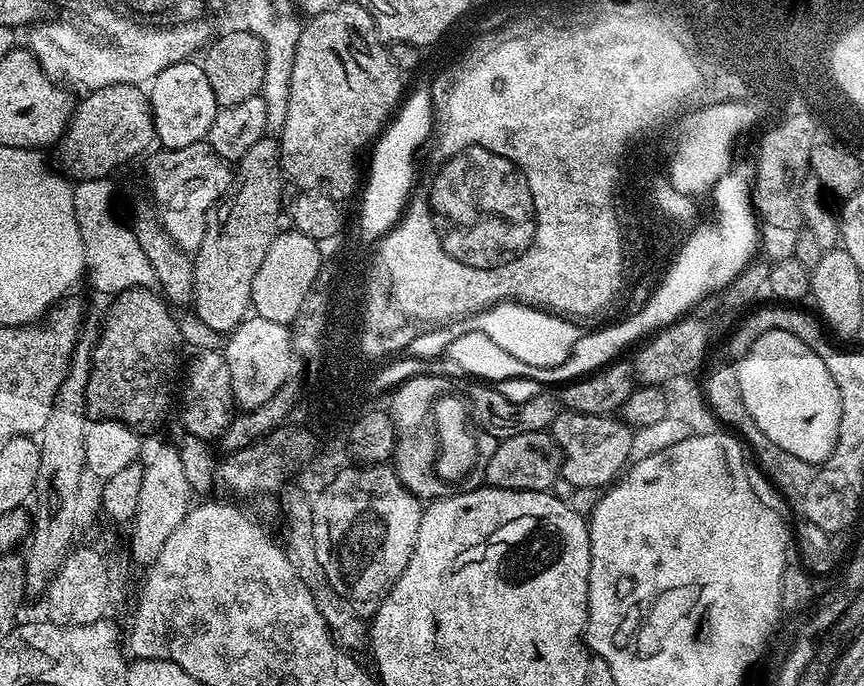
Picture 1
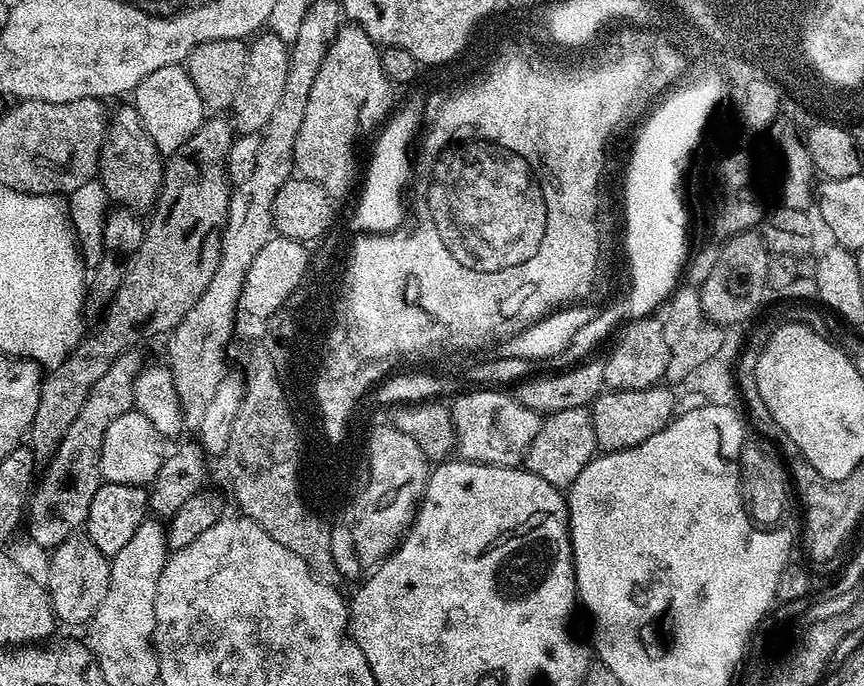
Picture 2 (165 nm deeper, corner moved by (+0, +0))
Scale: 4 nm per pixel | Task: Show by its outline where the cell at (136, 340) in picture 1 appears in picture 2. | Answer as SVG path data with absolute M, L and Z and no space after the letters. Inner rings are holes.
M139 351L123 352L94 382L94 390L90 390L90 398L86 398L78 418L74 418L70 430L62 438L51 460L47 461L44 477L35 481L26 505L26 528L32 540L40 548L51 550L57 548L66 538L77 535L85 527L90 514L90 501L98 494L102 477L100 459L102 458L102 442L106 439L106 430L110 430L110 422L114 418L122 418L122 414L133 411L135 402L135 380L142 369Z

